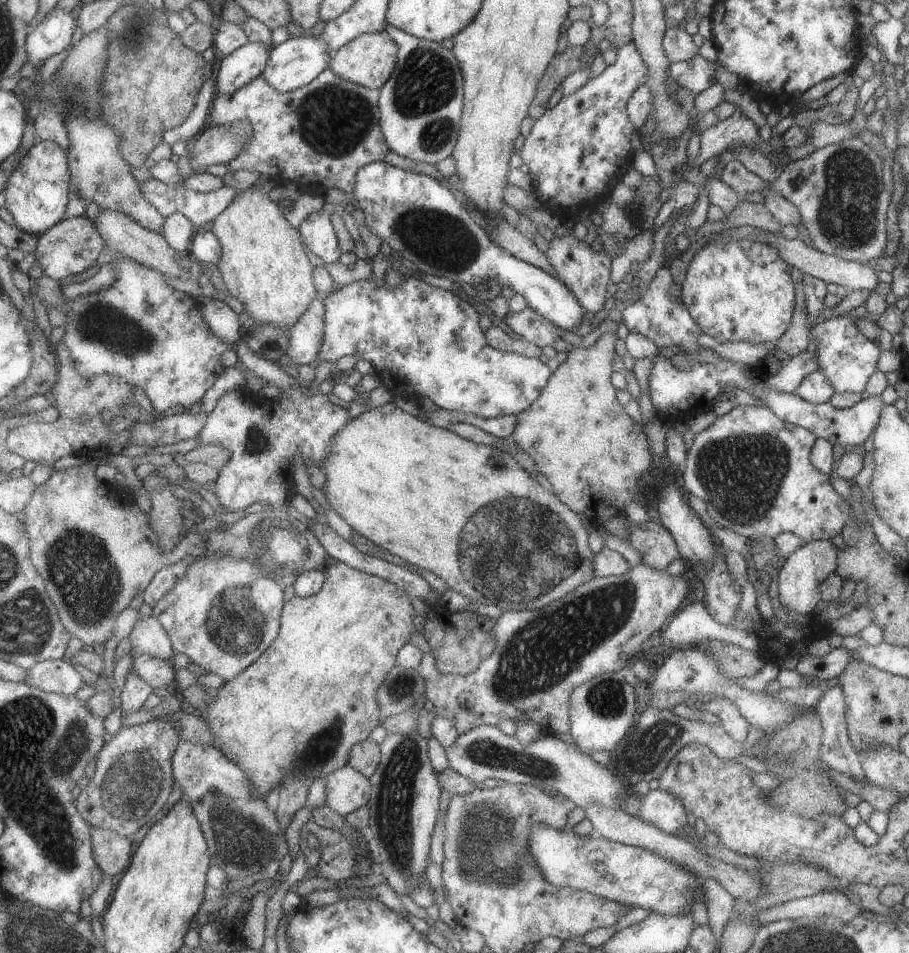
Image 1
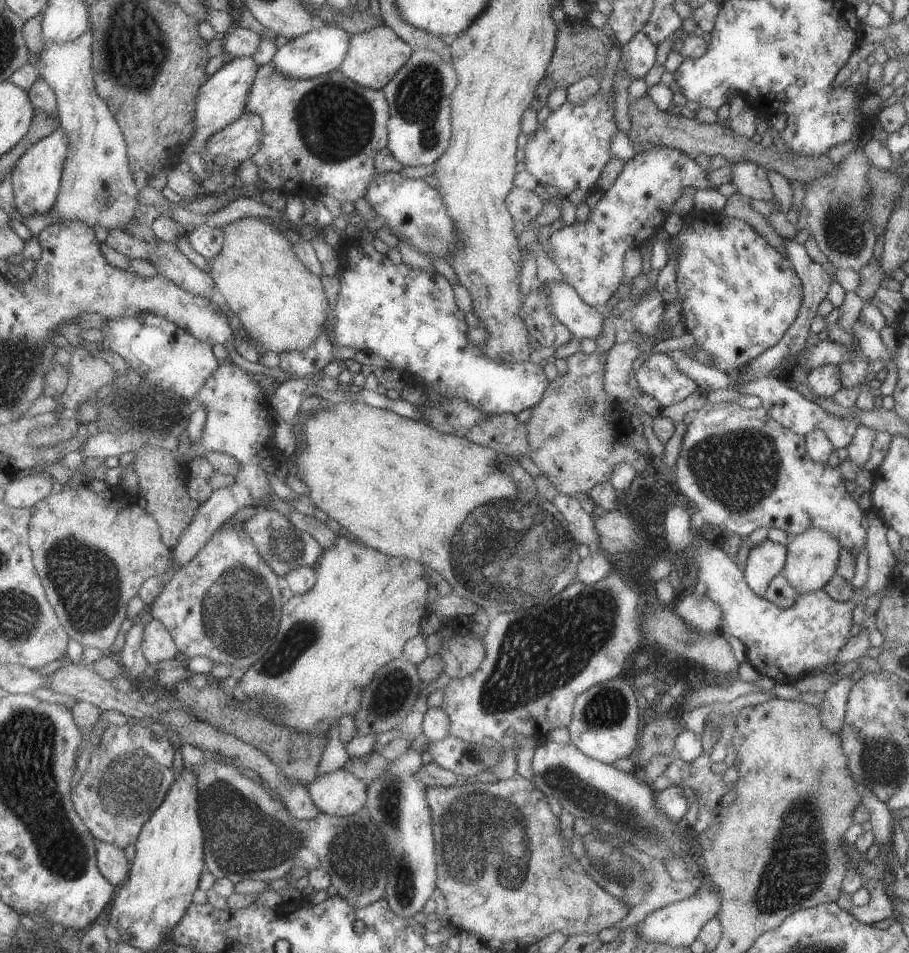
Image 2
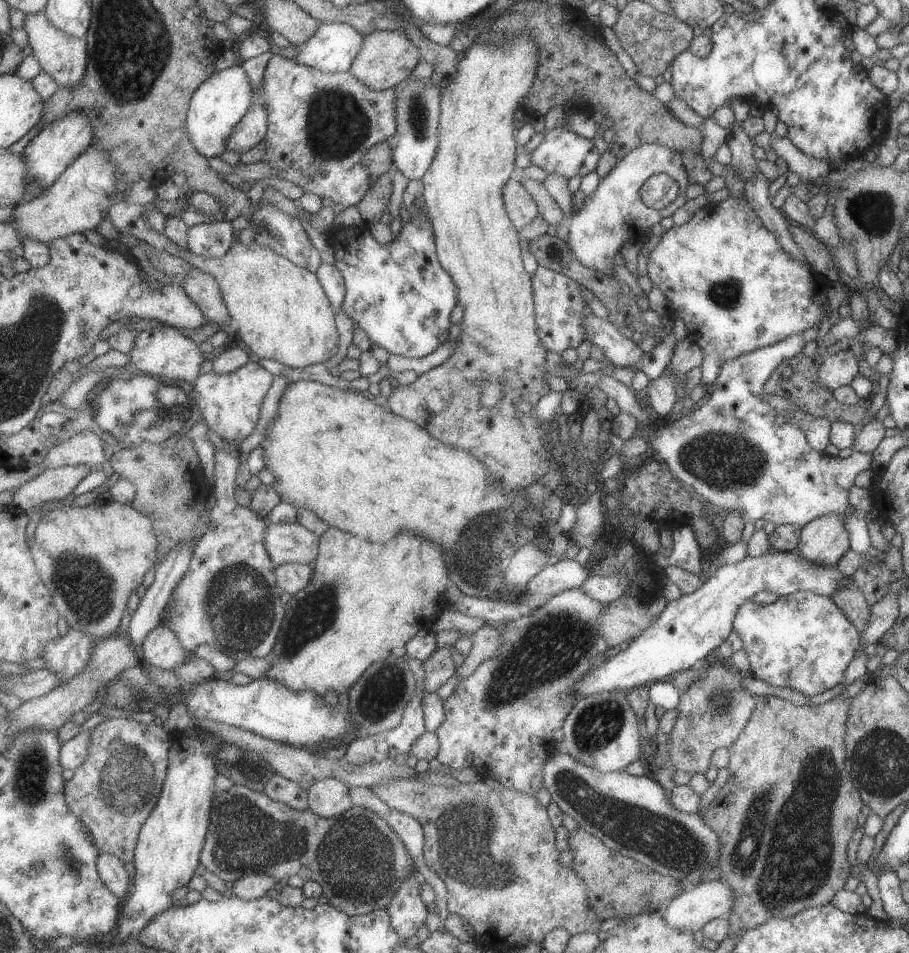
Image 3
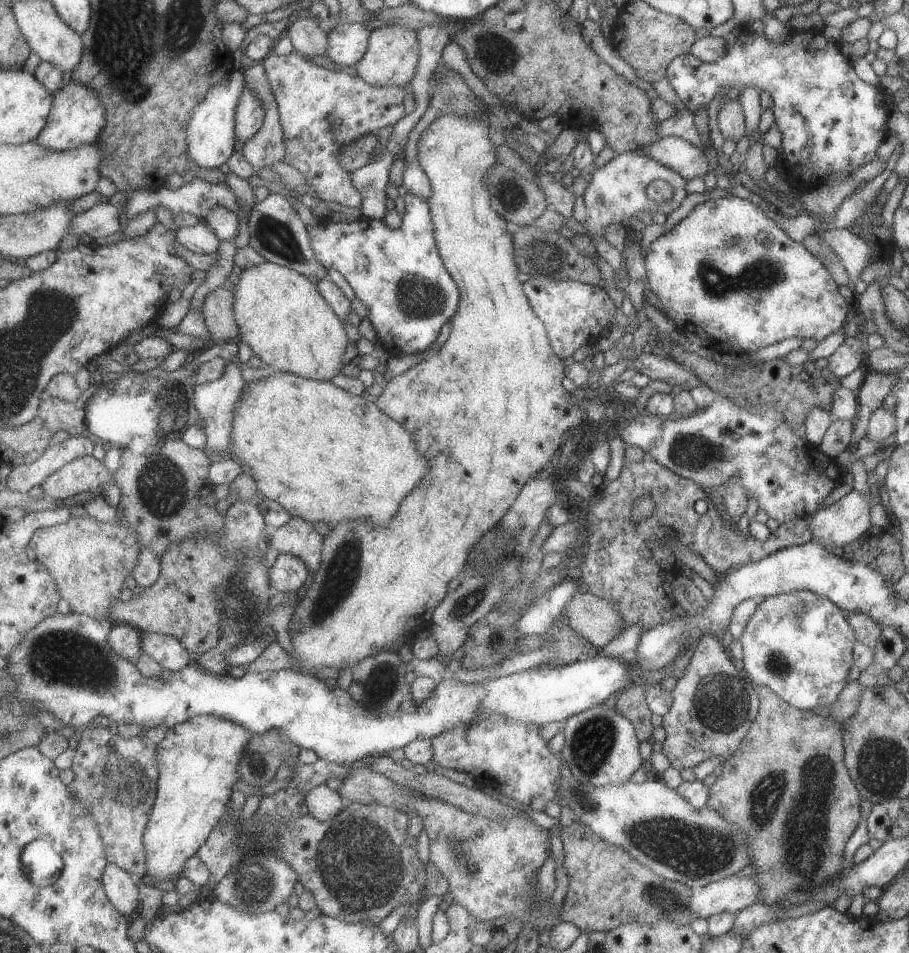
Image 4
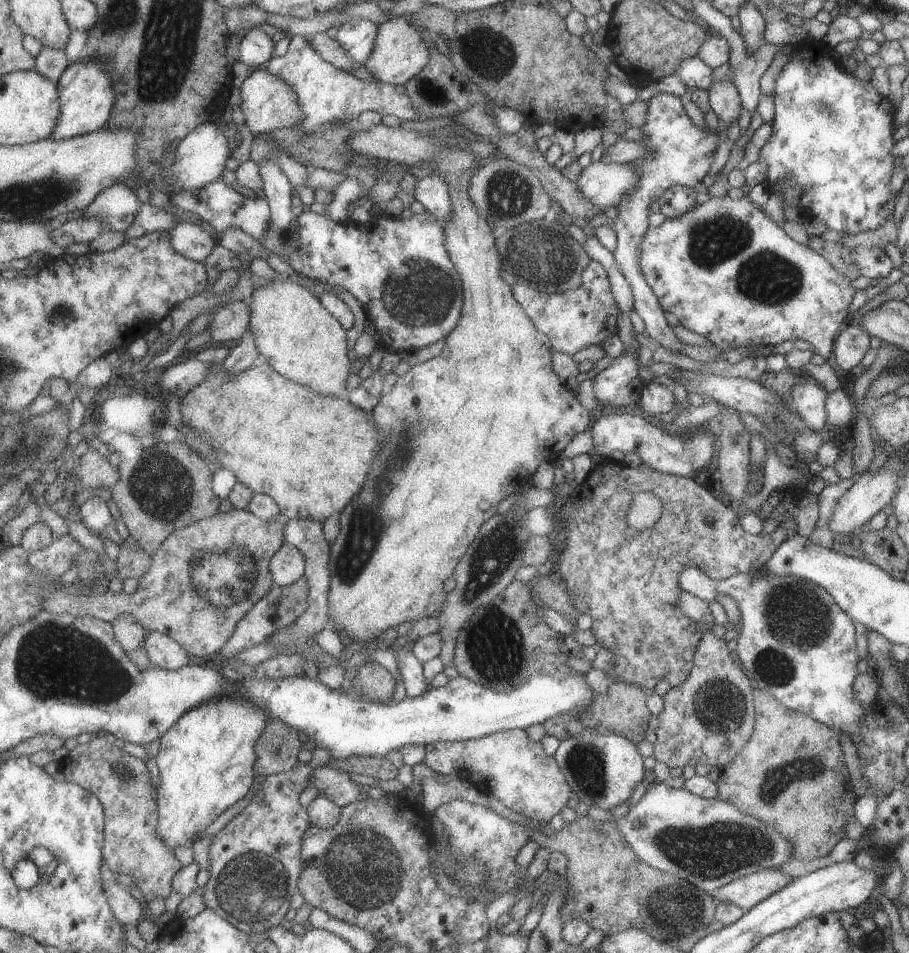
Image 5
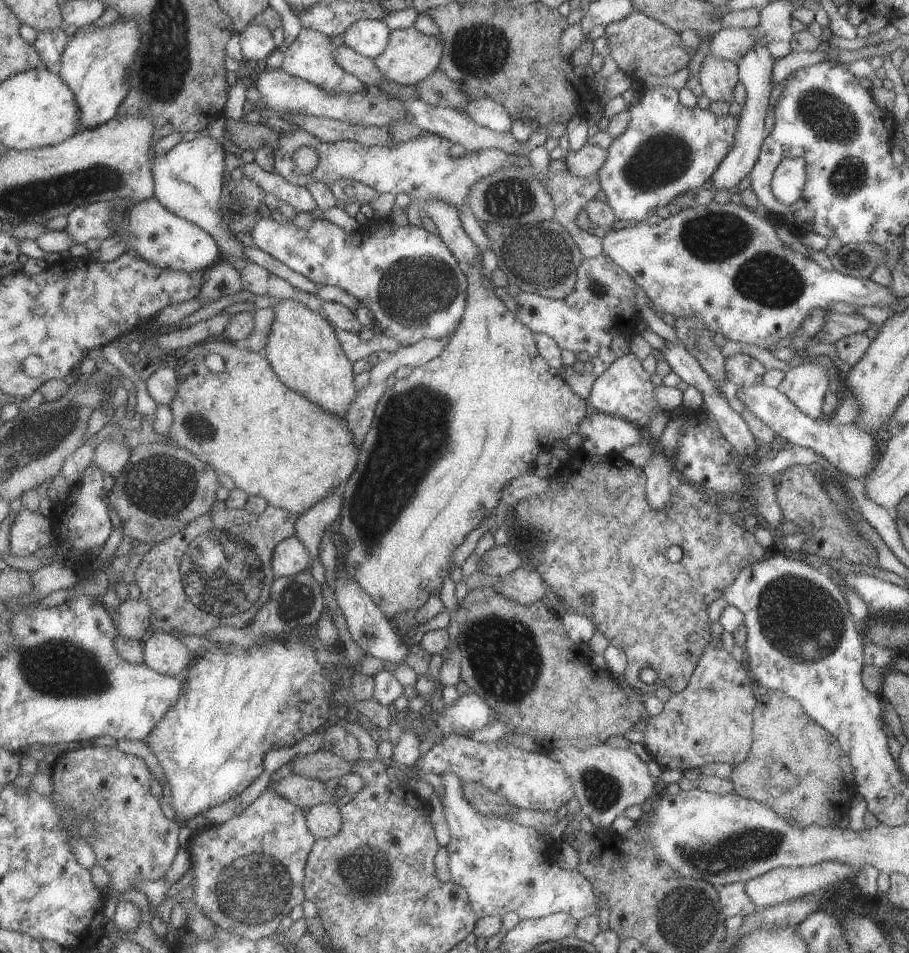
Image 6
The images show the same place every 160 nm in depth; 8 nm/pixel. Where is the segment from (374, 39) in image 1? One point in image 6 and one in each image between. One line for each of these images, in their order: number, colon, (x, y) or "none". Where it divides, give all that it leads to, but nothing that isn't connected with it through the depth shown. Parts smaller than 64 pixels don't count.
2: (374, 59)
3: (387, 57)
4: (392, 57)
5: (399, 54)
6: (412, 56)

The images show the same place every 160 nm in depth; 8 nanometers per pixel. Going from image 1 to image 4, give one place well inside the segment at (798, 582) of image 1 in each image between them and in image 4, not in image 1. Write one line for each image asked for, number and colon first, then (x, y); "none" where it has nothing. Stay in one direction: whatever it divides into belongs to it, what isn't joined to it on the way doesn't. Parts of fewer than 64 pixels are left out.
2: (811, 558)
3: (823, 541)
4: (836, 525)

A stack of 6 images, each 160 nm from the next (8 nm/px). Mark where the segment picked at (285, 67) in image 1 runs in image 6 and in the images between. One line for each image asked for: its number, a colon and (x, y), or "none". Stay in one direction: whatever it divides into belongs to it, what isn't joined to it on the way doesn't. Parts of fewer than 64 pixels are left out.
2: (320, 52)
3: (334, 48)
4: (348, 42)
5: (358, 37)
6: (371, 37)

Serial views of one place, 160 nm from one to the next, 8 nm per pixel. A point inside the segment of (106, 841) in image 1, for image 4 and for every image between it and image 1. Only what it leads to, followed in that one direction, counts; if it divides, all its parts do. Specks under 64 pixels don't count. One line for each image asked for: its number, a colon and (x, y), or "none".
2: (114, 865)
3: (112, 869)
4: (121, 886)

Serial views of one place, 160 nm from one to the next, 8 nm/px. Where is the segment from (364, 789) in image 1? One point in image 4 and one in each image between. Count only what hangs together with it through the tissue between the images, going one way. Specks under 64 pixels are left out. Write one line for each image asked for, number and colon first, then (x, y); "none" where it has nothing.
2: (340, 793)
3: (330, 797)
4: (324, 804)

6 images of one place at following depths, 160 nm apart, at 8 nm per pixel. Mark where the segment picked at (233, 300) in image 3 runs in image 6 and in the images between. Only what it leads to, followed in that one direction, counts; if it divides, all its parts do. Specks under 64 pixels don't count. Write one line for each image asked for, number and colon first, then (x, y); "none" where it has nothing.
4: (284, 318)
5: (295, 333)
6: (304, 348)

